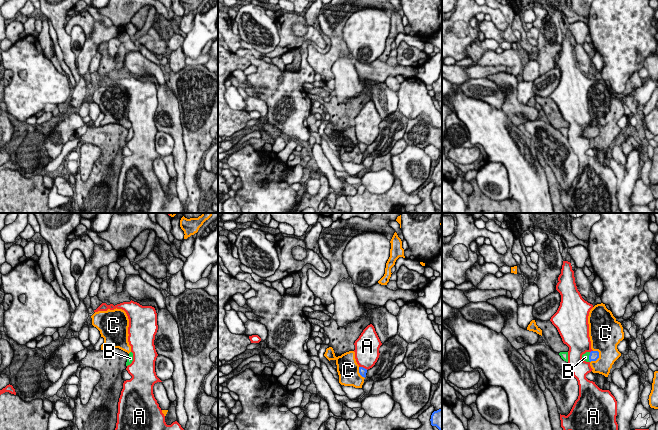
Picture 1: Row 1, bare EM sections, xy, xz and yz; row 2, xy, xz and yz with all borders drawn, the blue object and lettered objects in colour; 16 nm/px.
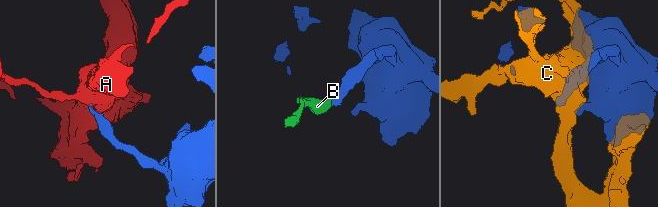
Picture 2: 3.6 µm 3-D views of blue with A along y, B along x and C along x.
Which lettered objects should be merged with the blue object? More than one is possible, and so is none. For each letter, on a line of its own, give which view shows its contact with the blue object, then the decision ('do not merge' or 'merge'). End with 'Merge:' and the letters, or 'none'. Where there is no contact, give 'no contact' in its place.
A: meets blue in xz; do not merge
B: meets blue in yz; merge
C: meets blue in yz; do not merge
Merge: B

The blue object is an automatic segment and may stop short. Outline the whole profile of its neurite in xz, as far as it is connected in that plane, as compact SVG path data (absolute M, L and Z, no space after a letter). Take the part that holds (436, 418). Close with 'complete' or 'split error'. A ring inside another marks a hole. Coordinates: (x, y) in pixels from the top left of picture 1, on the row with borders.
M442 408L432 413L430 421L432 426L442 430Z; complete

